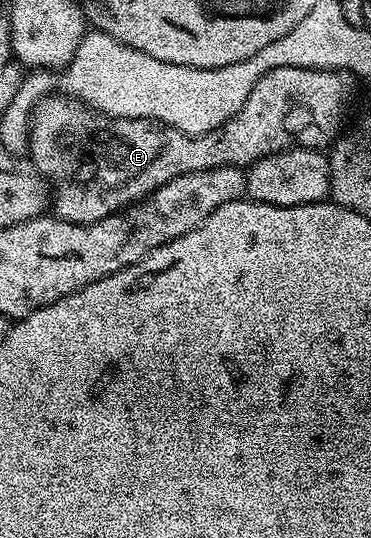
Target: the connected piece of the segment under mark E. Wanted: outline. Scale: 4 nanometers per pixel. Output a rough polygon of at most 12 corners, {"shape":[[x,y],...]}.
{"shape":[[271,69],[197,137],[44,97],[27,156],[89,225],[341,132],[353,74]]}

